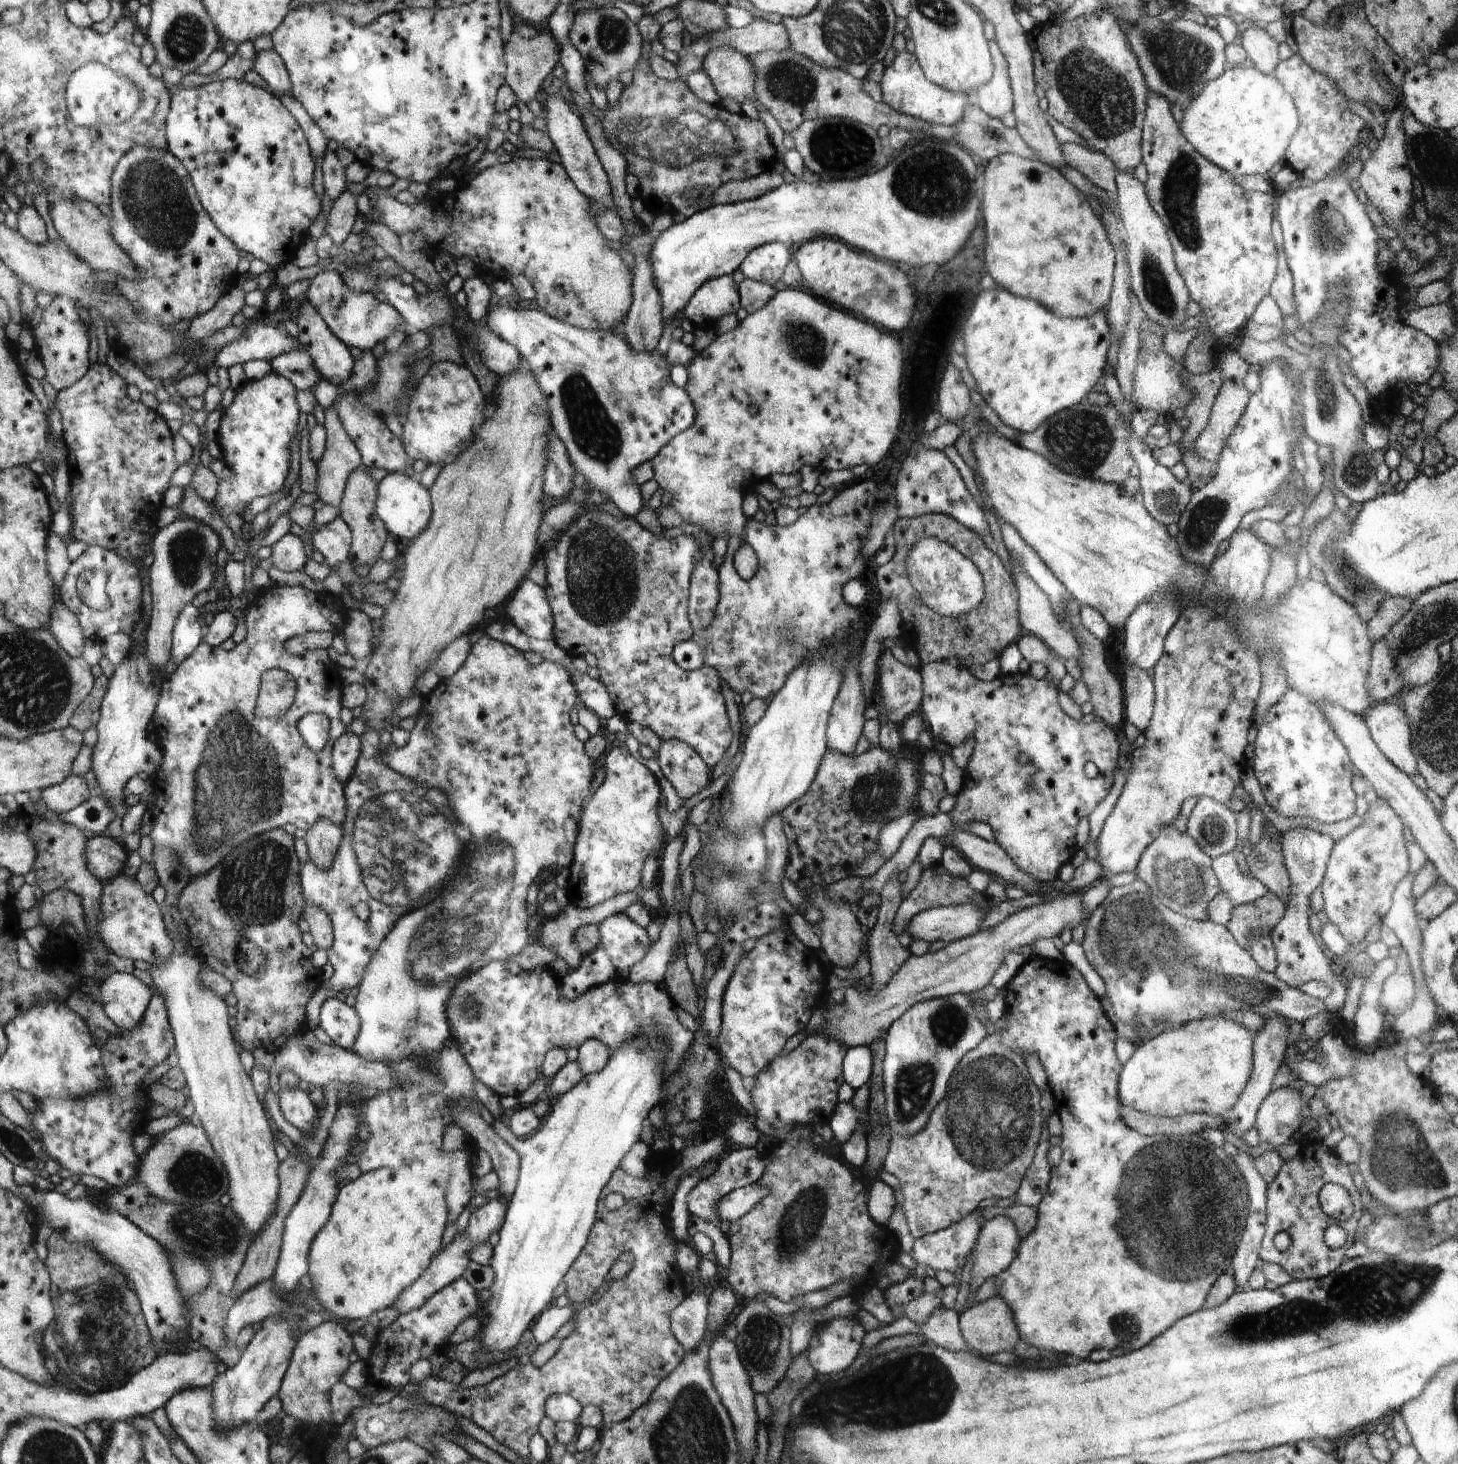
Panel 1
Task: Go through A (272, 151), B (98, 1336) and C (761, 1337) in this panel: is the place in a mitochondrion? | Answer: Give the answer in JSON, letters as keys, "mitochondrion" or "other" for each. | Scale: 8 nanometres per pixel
{"A":"other","B":"mitochondrion","C":"mitochondrion"}

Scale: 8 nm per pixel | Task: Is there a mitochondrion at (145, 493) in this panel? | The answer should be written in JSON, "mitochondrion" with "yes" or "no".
{"mitochondrion":"no"}

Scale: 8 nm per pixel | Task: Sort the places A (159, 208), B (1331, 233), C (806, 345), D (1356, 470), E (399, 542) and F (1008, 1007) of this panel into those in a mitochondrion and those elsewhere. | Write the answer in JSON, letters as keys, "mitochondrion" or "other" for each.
{"A":"mitochondrion","B":"mitochondrion","C":"mitochondrion","D":"mitochondrion","E":"other","F":"other"}

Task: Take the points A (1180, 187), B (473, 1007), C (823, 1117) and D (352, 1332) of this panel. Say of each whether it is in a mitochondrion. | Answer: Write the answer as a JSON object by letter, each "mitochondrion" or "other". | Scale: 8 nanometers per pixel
{"A":"mitochondrion","B":"mitochondrion","C":"other","D":"other"}

